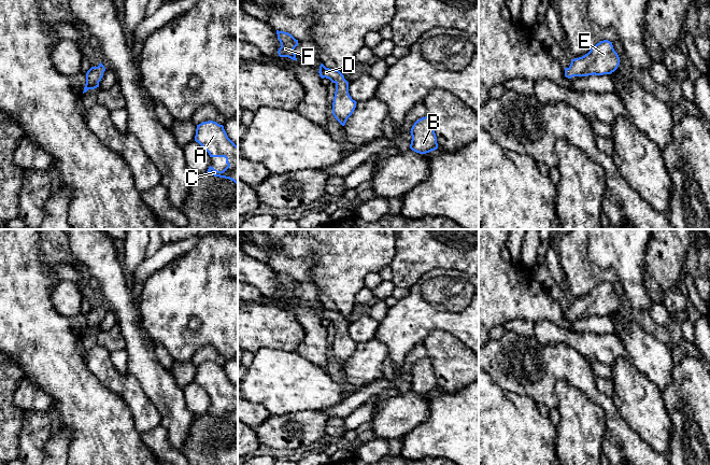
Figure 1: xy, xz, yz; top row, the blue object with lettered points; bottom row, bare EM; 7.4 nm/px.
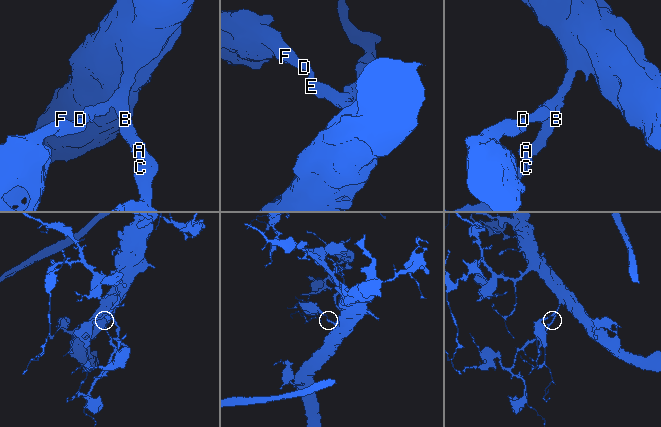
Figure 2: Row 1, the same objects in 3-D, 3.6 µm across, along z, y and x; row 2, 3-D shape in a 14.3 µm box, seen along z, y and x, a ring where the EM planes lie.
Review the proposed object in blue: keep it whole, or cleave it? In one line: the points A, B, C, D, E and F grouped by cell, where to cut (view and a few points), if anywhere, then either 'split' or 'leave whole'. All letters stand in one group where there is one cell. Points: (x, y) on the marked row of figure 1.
A B C D E F; no cut; leave whole

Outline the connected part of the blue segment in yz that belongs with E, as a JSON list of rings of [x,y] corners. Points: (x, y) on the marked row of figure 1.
[[[600,41],[582,57],[574,58],[568,68],[565,68],[565,76],[604,75],[614,72],[620,65],[620,57],[614,51],[612,42]]]

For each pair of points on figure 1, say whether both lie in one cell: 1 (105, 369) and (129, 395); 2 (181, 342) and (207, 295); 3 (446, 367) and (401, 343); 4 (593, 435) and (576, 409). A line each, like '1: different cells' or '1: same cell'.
1: same cell
2: same cell
3: different cells
4: same cell

